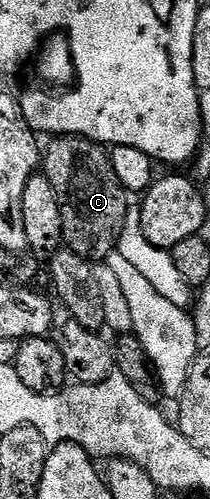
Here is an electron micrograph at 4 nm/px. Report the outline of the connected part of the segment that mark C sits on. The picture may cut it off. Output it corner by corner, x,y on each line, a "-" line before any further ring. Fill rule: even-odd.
56,136
49,142
51,144
48,146
46,144
44,148
44,174
48,182
52,182
52,190
58,199
65,247
89,262
105,261
106,256
119,247
118,239
126,228
126,199
128,199
125,186
120,182
120,178
116,178
116,170
112,170
107,145
86,140
83,136

